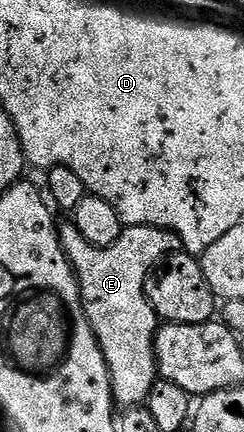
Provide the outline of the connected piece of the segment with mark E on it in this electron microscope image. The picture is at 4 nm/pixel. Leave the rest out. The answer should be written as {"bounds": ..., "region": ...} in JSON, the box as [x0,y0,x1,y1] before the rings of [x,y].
{"bounds":[60,223,178,407],"region":[[[73,223],[63,224],[60,236],[62,250],[82,286],[86,318],[108,363],[115,402],[122,407],[145,406],[155,381],[160,377],[158,356],[154,350],[160,318],[150,302],[148,282],[159,262],[175,252],[178,236],[169,229],[132,225],[123,228],[120,239],[106,249],[93,245]]]}

